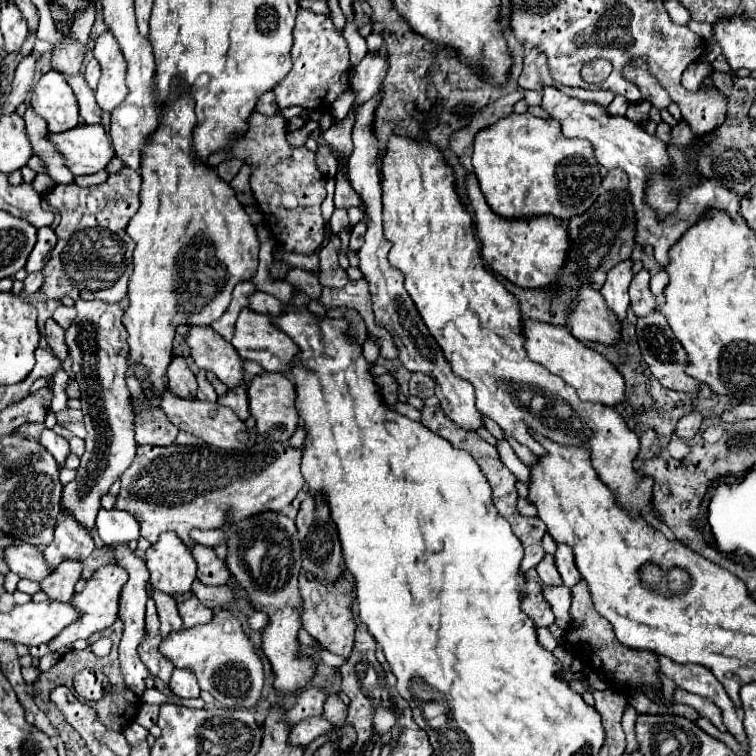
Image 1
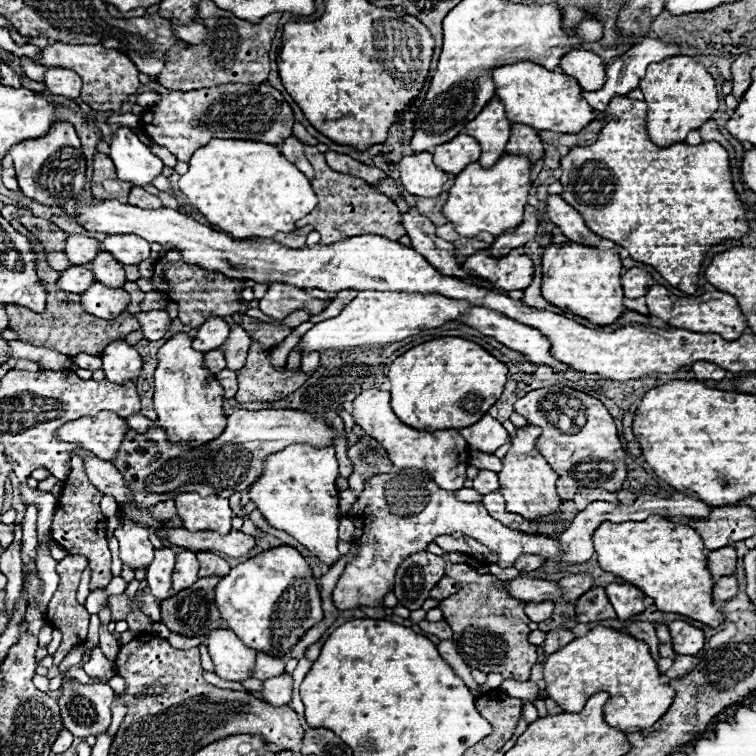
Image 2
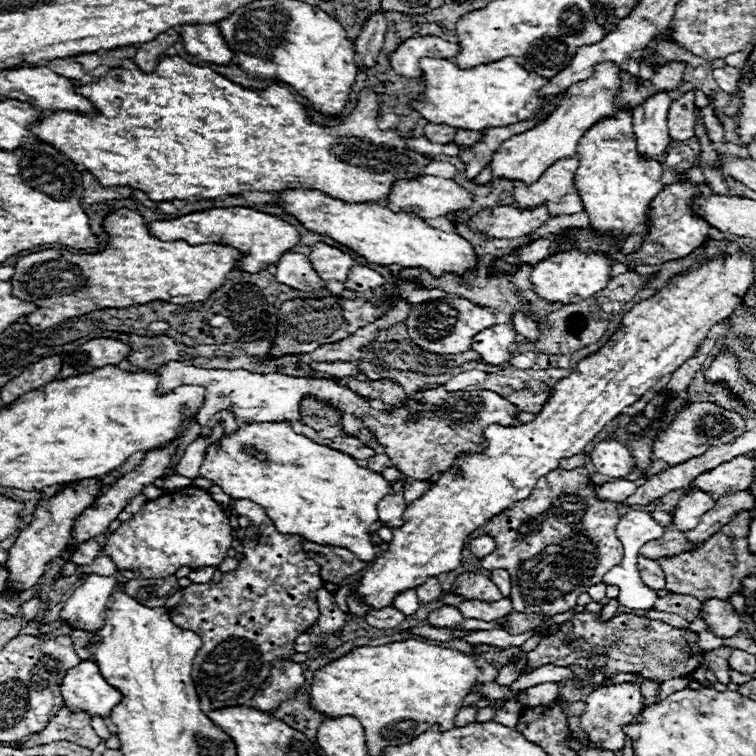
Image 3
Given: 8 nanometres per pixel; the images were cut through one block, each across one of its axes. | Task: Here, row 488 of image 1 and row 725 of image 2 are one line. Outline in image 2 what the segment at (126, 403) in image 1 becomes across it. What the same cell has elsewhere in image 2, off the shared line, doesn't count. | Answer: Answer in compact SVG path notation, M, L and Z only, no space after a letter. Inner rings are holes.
M62 682L58 706L62 712L64 728L74 736L98 736L106 732L112 722L110 704L114 700L114 690L108 684L92 682Z

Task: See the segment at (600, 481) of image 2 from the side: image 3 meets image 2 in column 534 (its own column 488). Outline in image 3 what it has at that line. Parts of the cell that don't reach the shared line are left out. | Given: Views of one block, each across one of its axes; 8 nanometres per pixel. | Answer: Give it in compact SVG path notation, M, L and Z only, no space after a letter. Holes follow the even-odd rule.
M168 362L158 368L158 374L162 374L162 390L172 390L174 386L182 386L186 382L194 382L196 386L206 386L206 390L210 390L210 394L206 394L206 406L198 410L200 424L206 424L210 416L220 410L232 412L236 420L246 424L300 420L300 400L304 396L312 396L324 404L328 402L342 414L340 426L346 434L356 434L358 430L368 428L376 442L384 446L384 452L402 476L410 476L414 480L428 480L434 472L448 472L460 454L484 452L488 446L484 440L486 426L514 426L518 422L518 408L492 390L448 392L444 386L436 386L422 390L422 400L418 402L408 398L402 406L380 412L372 408L370 398L360 396L328 378L296 378L280 372L256 374L248 370L206 370L184 362Z

